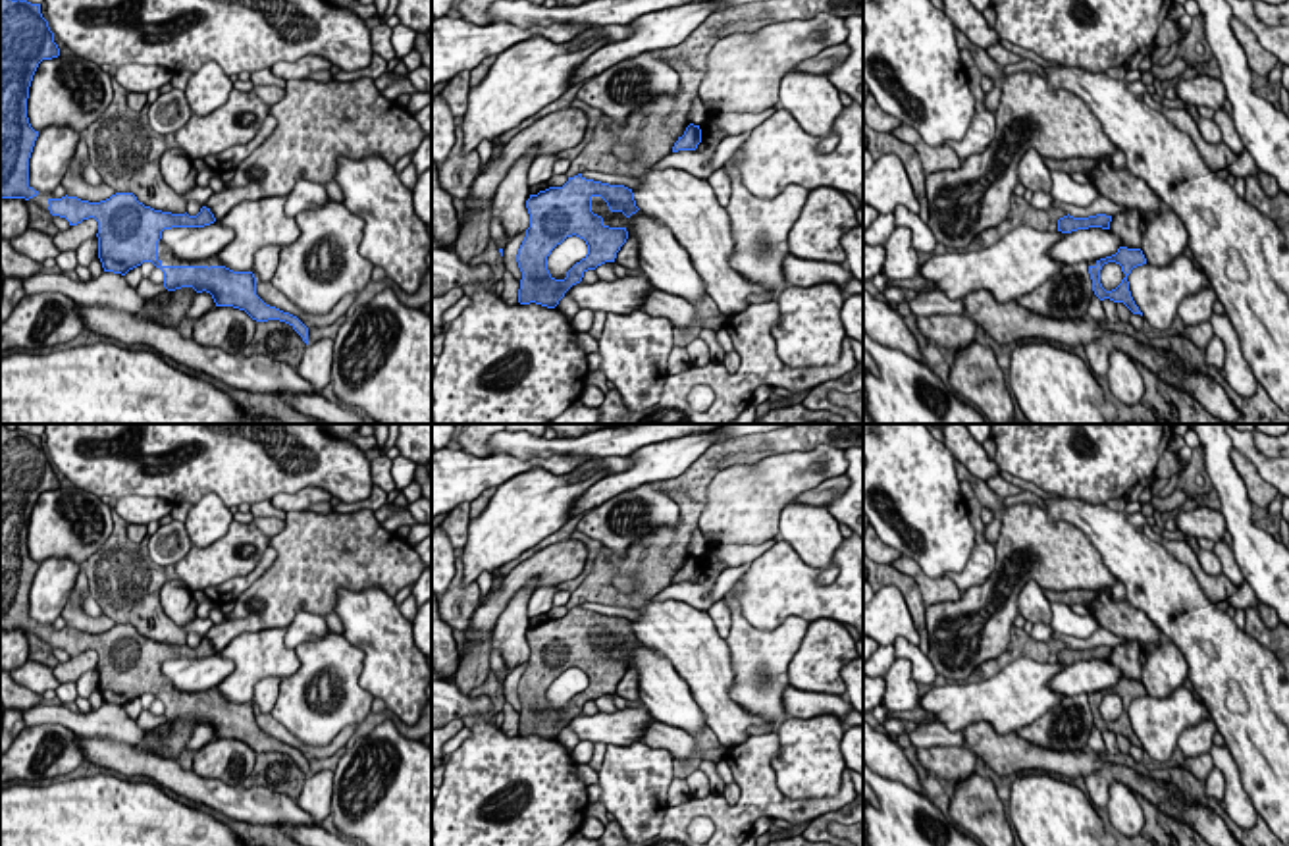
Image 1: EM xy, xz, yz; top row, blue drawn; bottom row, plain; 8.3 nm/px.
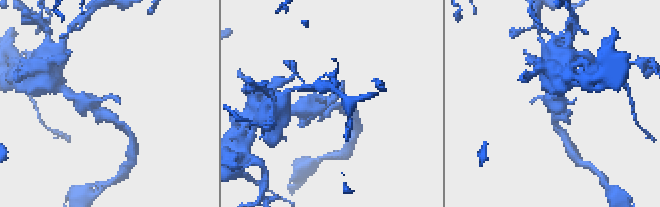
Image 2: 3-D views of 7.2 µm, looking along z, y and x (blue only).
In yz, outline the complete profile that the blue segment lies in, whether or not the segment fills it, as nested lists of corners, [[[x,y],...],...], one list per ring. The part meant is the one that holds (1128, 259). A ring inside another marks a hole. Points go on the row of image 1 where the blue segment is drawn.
[[[1119,247],[1116,254],[1096,260],[1094,266],[1089,266],[1094,295],[1100,301],[1110,299],[1114,303],[1123,303],[1133,314],[1143,316],[1143,312],[1139,310],[1139,306],[1135,304],[1135,301],[1131,297],[1129,281],[1127,281],[1127,276],[1131,274],[1131,270],[1137,266],[1143,266],[1143,264],[1146,264],[1143,251],[1141,249],[1127,249],[1127,247]],[[1108,262],[1119,264],[1121,272],[1125,274],[1121,283],[1112,291],[1106,291],[1100,283],[1100,270]]]

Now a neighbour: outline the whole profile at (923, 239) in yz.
[[[896,206],[894,225],[894,231],[882,245],[882,276],[894,281],[911,279],[919,274],[917,254],[933,254],[936,239],[929,224],[906,206]]]

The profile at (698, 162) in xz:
[[[701,137],[701,143],[697,145],[696,150],[678,150],[663,156],[659,162],[655,162],[651,168],[655,170],[665,170],[665,168],[674,168],[674,170],[684,170],[699,179],[707,179],[713,175],[713,154],[717,146],[721,145],[721,139],[715,137]]]

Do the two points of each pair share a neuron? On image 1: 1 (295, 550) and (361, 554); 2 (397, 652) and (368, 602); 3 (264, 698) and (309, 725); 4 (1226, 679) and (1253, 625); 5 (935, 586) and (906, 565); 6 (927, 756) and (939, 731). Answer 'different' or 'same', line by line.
1: same
2: same
3: different
4: different
5: same
6: different

